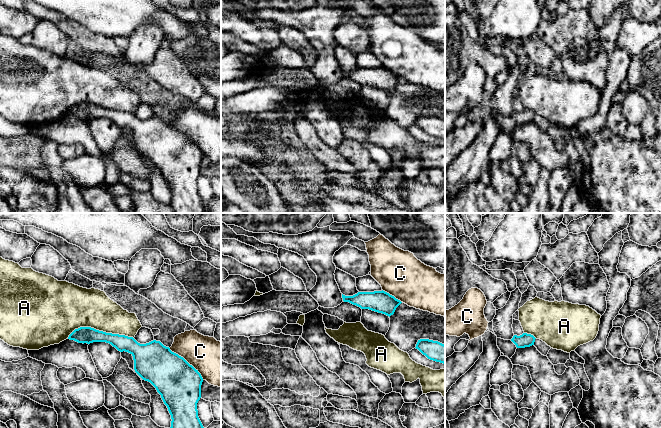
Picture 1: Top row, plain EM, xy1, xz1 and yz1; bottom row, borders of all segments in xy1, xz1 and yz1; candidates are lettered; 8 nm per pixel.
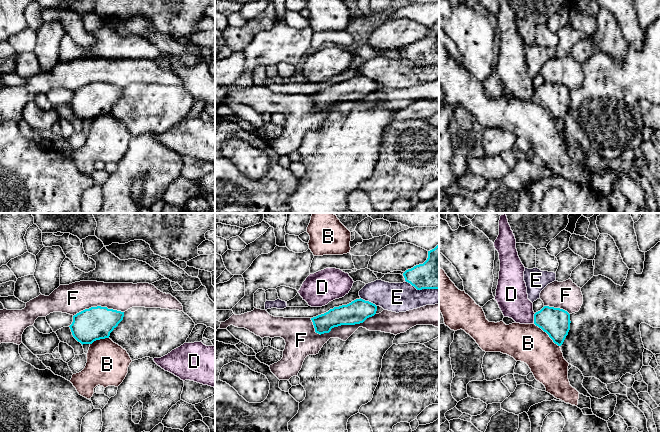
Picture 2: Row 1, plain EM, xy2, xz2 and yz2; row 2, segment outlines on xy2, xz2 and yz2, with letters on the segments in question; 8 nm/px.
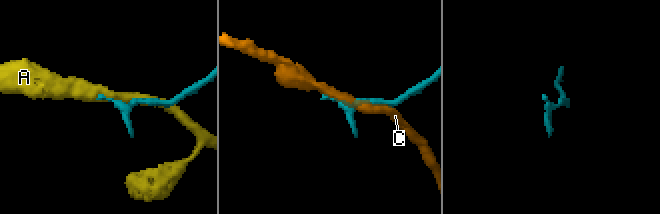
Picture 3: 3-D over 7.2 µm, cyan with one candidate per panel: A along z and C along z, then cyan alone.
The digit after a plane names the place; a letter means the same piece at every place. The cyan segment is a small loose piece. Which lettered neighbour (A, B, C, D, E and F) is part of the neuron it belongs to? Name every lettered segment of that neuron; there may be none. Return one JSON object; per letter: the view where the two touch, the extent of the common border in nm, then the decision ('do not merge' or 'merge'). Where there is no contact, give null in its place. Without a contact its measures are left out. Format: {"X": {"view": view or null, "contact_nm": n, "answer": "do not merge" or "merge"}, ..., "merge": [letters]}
{"A": {"view": "xy1", "contact_nm": 550, "answer": "do not merge"}, "B": {"view": "yz2", "contact_nm": 280, "answer": "do not merge"}, "C": {"view": "xy1", "contact_nm": 380, "answer": "do not merge"}, "D": {"view": "yz2", "contact_nm": 80, "answer": "do not merge"}, "E": {"view": "xz2", "contact_nm": 280, "answer": "do not merge"}, "F": {"view": "xz2", "contact_nm": 550, "answer": "do not merge"}, "merge": []}

